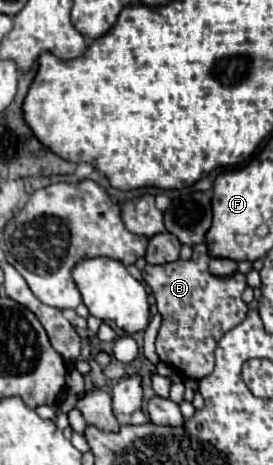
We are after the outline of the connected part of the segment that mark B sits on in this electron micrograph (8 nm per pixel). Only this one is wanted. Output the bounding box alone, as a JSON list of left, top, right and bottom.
[142,243,248,379]

